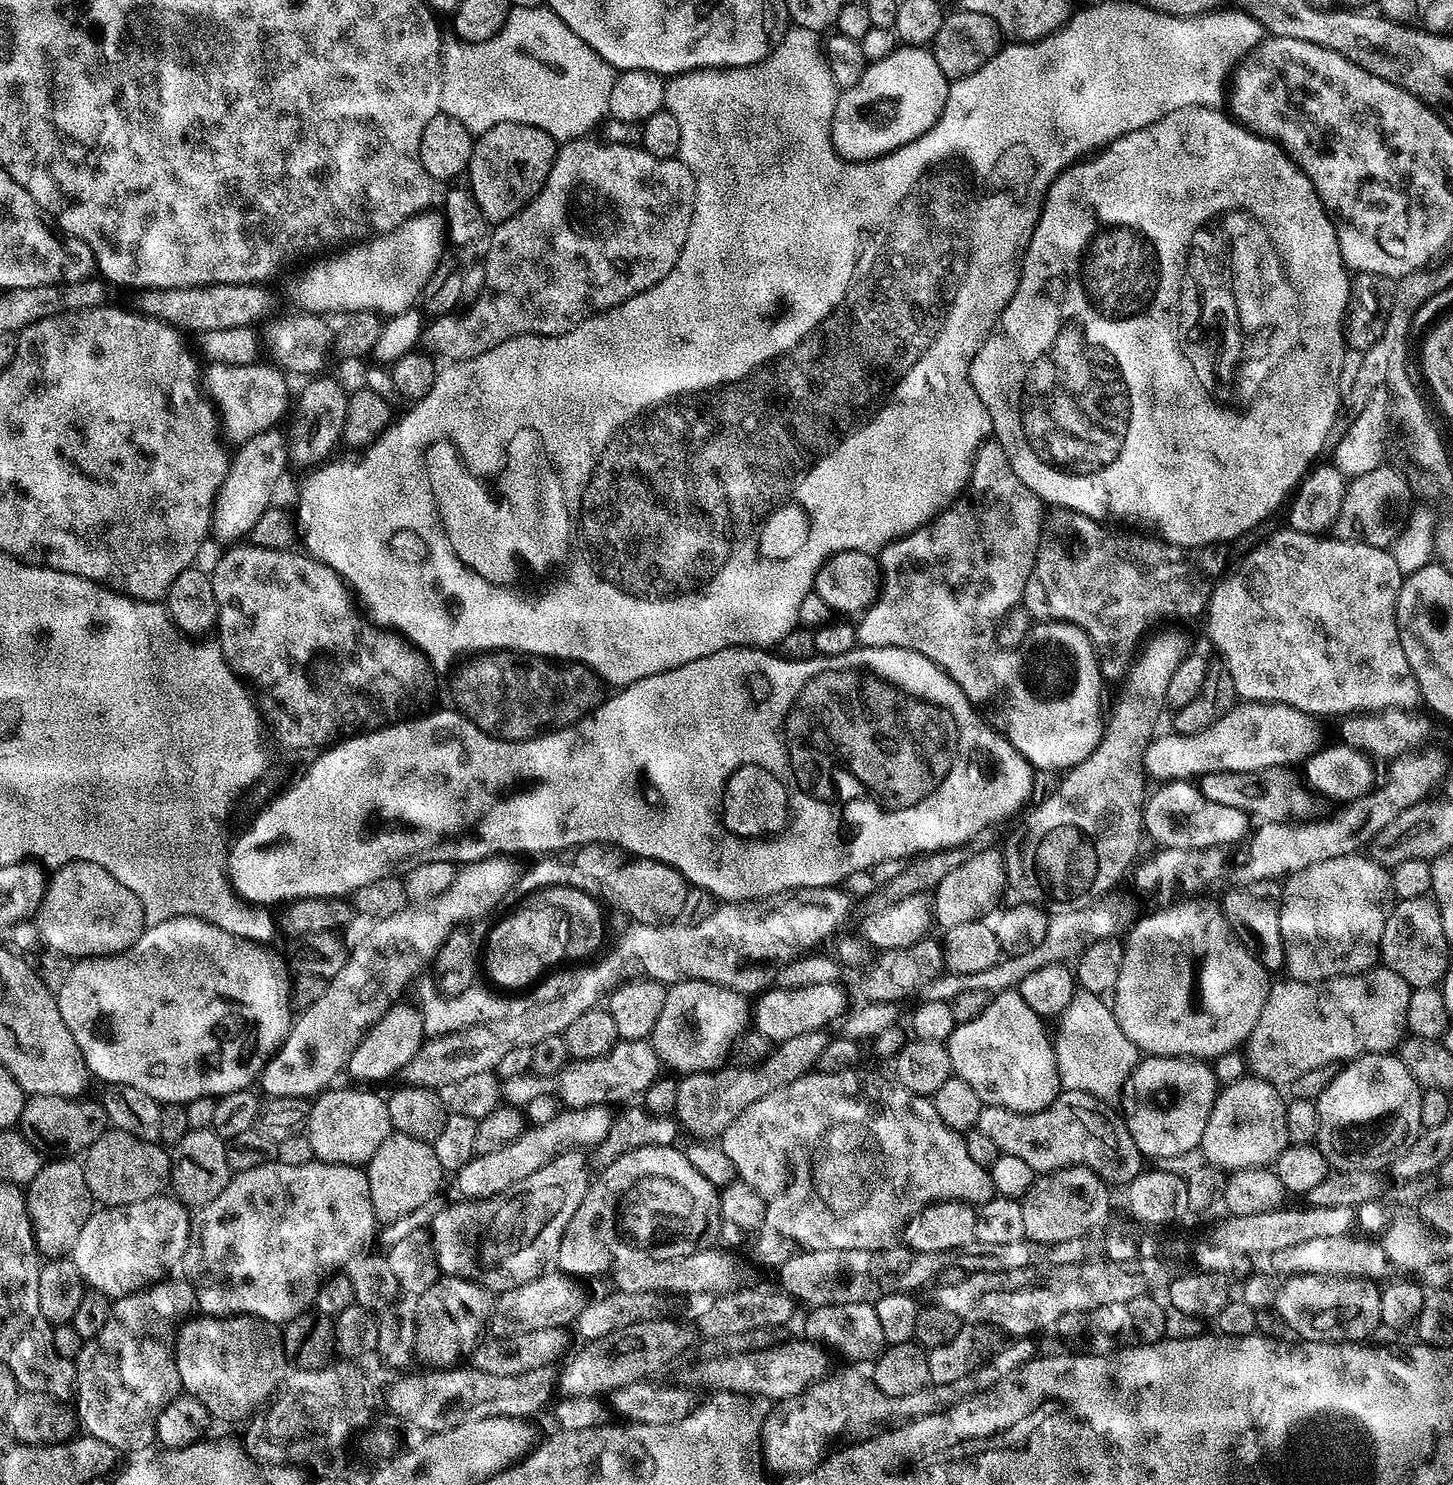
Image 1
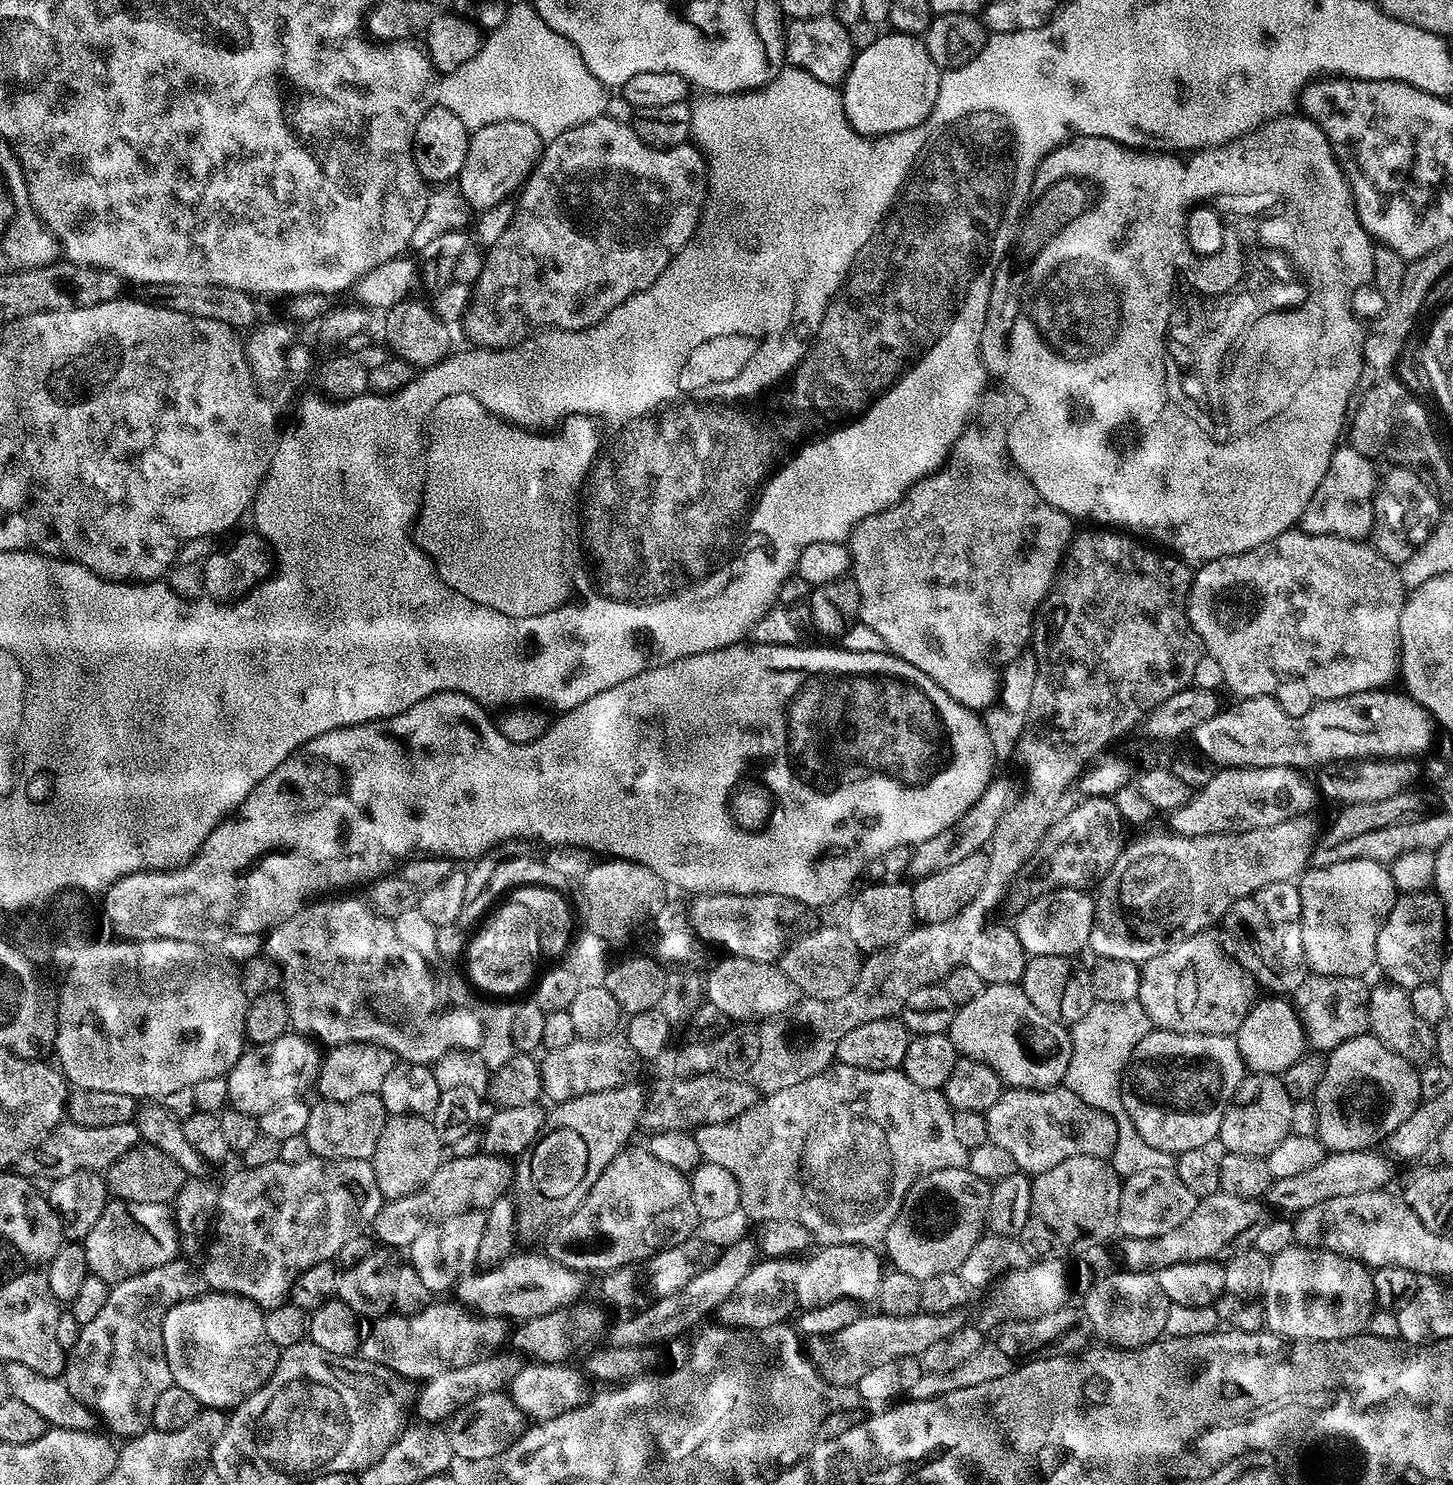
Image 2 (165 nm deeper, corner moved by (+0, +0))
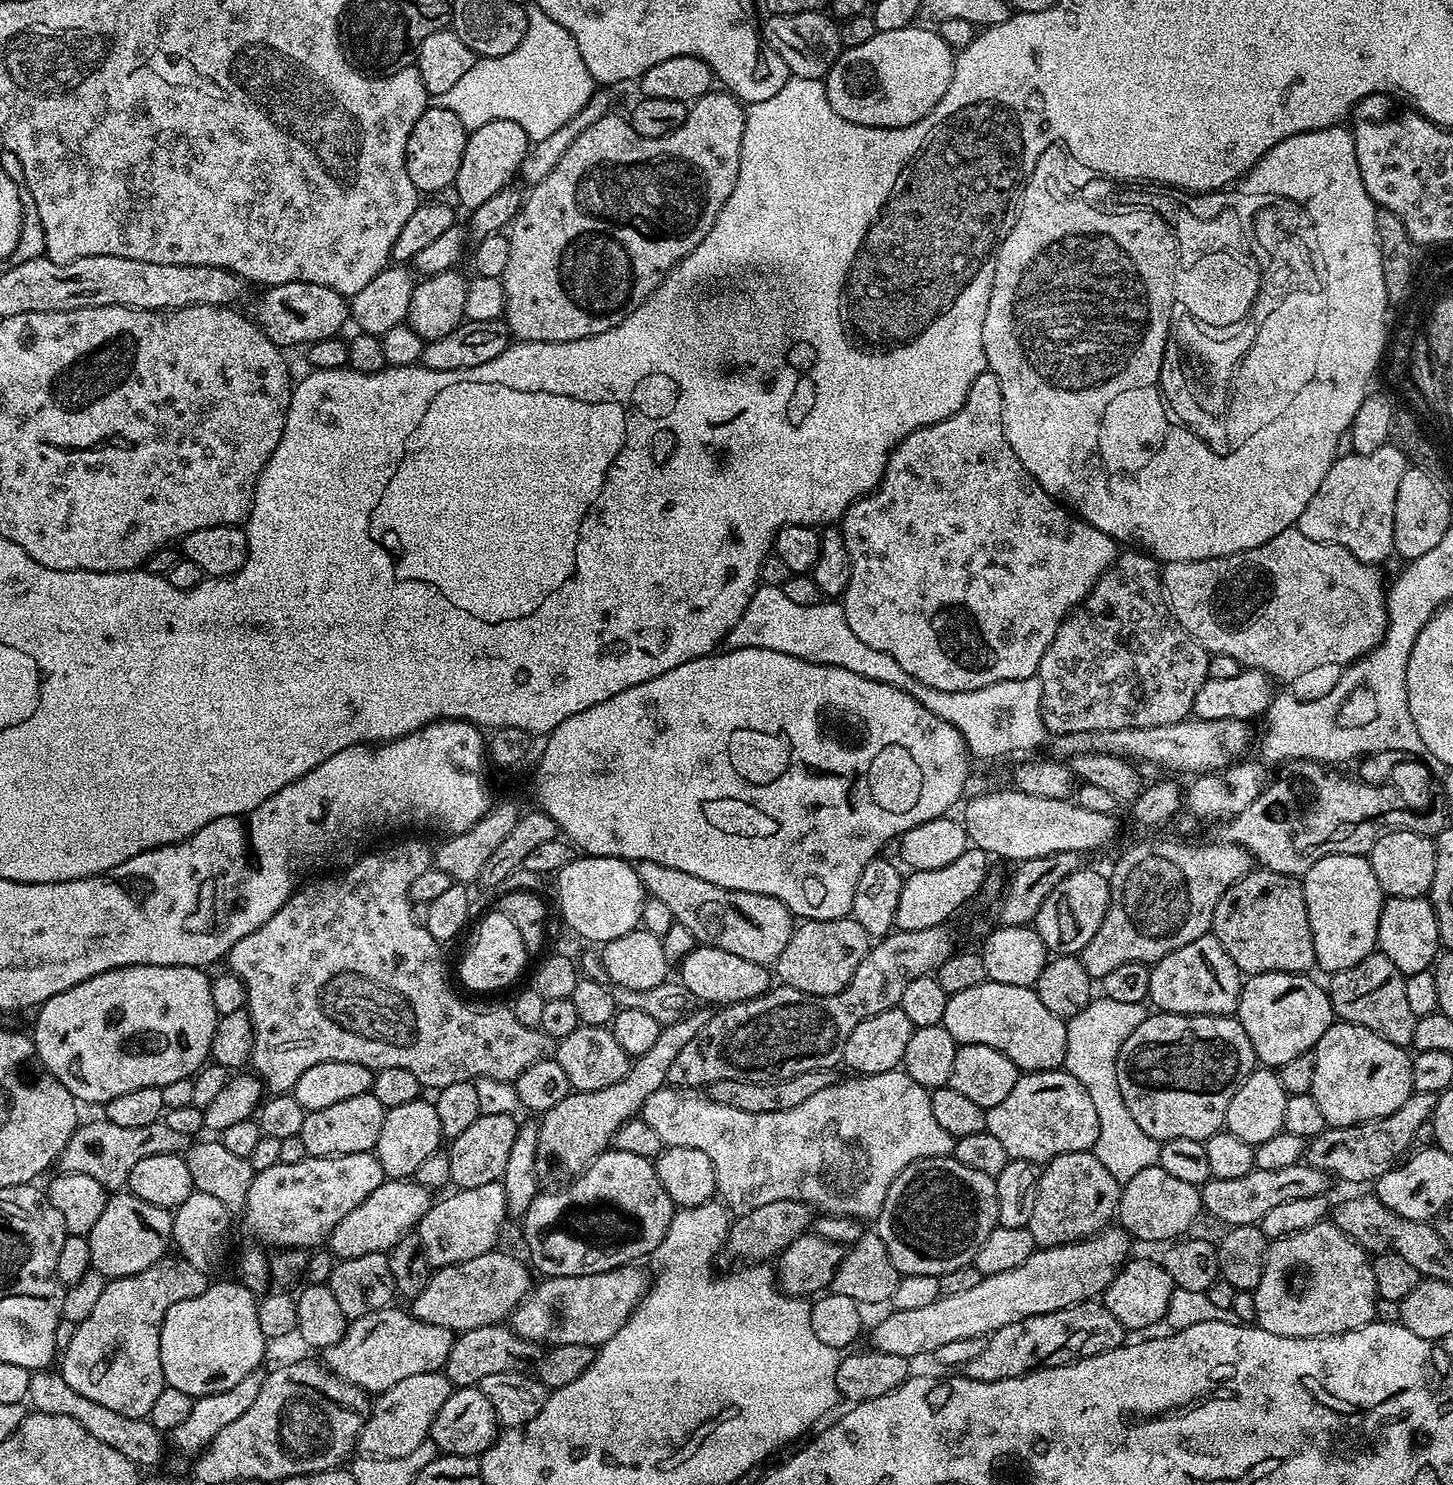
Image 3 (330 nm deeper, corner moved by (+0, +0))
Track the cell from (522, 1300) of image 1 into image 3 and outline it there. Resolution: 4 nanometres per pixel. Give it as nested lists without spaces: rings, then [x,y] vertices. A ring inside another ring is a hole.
[[[389,1306],[351,1321],[342,1338],[323,1349],[324,1367],[347,1384],[353,1384],[361,1393],[371,1394],[390,1390],[390,1386],[398,1386],[398,1382],[413,1374],[441,1371],[446,1358],[450,1358],[454,1333],[422,1322],[411,1311],[404,1309],[403,1312],[396,1307]]]

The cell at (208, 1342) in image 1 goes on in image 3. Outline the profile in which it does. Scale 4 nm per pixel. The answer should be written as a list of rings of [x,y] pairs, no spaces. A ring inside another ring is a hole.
[[[224,1280],[221,1284],[209,1283],[205,1292],[198,1298],[186,1298],[174,1306],[166,1314],[160,1331],[160,1357],[162,1358],[162,1374],[167,1387],[182,1390],[182,1394],[191,1396],[209,1396],[222,1390],[230,1390],[237,1382],[242,1382],[246,1374],[257,1371],[264,1360],[264,1344],[266,1337],[262,1334],[262,1326],[258,1326],[257,1293],[239,1282]]]

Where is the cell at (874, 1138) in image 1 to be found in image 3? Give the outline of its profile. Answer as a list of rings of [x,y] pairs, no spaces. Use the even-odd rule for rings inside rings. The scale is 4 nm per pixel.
[[[897,1070],[895,1072],[883,1072],[882,1074],[874,1074],[873,1076],[862,1076],[859,1074],[852,1074],[847,1077],[849,1080],[844,1078],[837,1079],[835,1084],[826,1086],[826,1090],[818,1090],[818,1094],[813,1094],[811,1098],[806,1102],[801,1102],[800,1105],[794,1106],[794,1110],[778,1110],[774,1114],[746,1114],[746,1110],[734,1110],[734,1106],[722,1106],[720,1102],[714,1102],[711,1095],[701,1094],[696,1090],[681,1090],[675,1086],[665,1086],[660,1088],[654,1094],[650,1094],[650,1098],[646,1098],[642,1109],[642,1118],[650,1125],[654,1131],[658,1133],[658,1138],[662,1138],[662,1142],[670,1148],[674,1146],[690,1146],[690,1150],[702,1150],[702,1154],[706,1154],[706,1158],[710,1158],[710,1162],[714,1162],[714,1174],[716,1175],[716,1190],[719,1199],[723,1201],[725,1205],[733,1213],[743,1214],[750,1210],[758,1210],[758,1206],[766,1206],[766,1202],[782,1202],[783,1200],[797,1200],[803,1204],[811,1204],[813,1209],[819,1210],[821,1213],[830,1216],[849,1216],[855,1220],[863,1220],[865,1222],[875,1221],[876,1217],[880,1215],[882,1210],[882,1202],[886,1202],[886,1194],[890,1194],[890,1186],[894,1182],[894,1178],[898,1178],[898,1174],[902,1174],[902,1170],[906,1170],[906,1166],[910,1166],[910,1162],[918,1162],[922,1158],[934,1158],[935,1156],[951,1156],[952,1146],[954,1138],[950,1134],[946,1134],[946,1130],[942,1130],[942,1125],[934,1119],[934,1109],[930,1106],[930,1098],[932,1097],[929,1089],[922,1087],[918,1082],[914,1082],[914,1078],[910,1078],[908,1073],[903,1070]]]

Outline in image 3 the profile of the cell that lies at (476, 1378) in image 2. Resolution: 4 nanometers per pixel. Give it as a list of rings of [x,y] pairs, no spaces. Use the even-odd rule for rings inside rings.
[[[443,1371],[413,1374],[410,1378],[390,1386],[390,1390],[375,1397],[376,1405],[372,1413],[367,1413],[363,1426],[360,1427],[358,1448],[365,1457],[378,1459],[402,1458],[403,1455],[417,1449],[418,1444],[429,1439],[432,1423],[442,1410],[442,1402],[450,1398],[454,1385],[448,1381]]]

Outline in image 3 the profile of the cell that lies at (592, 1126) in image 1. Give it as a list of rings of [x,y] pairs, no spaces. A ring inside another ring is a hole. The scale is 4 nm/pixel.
[[[385,1178],[378,1190],[370,1194],[370,1198],[358,1202],[358,1206],[354,1206],[354,1210],[350,1210],[350,1214],[338,1222],[326,1241],[327,1247],[337,1261],[362,1258],[362,1254],[371,1252],[387,1253],[388,1249],[393,1248],[403,1236],[409,1235],[419,1225],[430,1203],[428,1196],[429,1189],[417,1184],[415,1179]]]

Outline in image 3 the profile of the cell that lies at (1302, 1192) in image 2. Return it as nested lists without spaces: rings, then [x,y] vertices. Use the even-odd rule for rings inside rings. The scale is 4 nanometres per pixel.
[[[1301,1162],[1282,1170],[1254,1170],[1242,1178],[1207,1180],[1200,1188],[1200,1203],[1205,1213],[1209,1212],[1221,1220],[1224,1226],[1259,1224],[1274,1206],[1290,1203],[1294,1199],[1325,1195],[1328,1192],[1328,1183],[1328,1173]]]

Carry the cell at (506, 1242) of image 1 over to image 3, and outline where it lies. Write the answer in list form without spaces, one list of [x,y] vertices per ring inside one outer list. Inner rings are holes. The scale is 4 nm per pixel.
[[[700,1006],[686,1013],[680,1021],[663,1025],[658,1034],[658,1042],[646,1050],[646,1054],[635,1057],[628,1069],[628,1076],[606,1090],[593,1092],[569,1092],[558,1106],[543,1113],[539,1121],[538,1150],[536,1151],[536,1179],[544,1186],[563,1186],[580,1175],[601,1152],[611,1145],[616,1131],[626,1121],[633,1119],[643,1109],[646,1098],[668,1084],[670,1062],[678,1058],[678,1050],[686,1047],[686,1042],[710,1022],[713,1009]]]

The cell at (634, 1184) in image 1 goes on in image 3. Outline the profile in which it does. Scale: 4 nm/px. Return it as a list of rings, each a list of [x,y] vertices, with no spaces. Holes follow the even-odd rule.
[[[605,1150],[571,1182],[555,1190],[541,1191],[534,1202],[530,1202],[530,1210],[526,1210],[522,1218],[524,1244],[528,1247],[527,1259],[544,1278],[598,1274],[621,1268],[624,1264],[640,1262],[643,1256],[651,1257],[655,1253],[662,1238],[666,1238],[673,1215],[672,1199],[670,1194],[666,1194],[662,1182],[658,1182],[656,1165],[652,1160],[638,1158],[638,1154]]]

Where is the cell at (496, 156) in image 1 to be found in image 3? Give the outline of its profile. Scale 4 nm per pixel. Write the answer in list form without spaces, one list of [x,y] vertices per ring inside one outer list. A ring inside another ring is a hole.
[[[495,120],[486,122],[486,126],[478,126],[468,132],[468,141],[462,154],[462,166],[458,166],[454,193],[460,199],[465,210],[482,206],[498,190],[509,187],[512,179],[517,179],[522,162],[530,150],[530,141],[526,130],[518,126],[518,122]]]

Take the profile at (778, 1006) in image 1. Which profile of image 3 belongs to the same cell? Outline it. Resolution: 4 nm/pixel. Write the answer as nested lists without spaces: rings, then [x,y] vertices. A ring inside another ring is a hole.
[[[697,946],[680,961],[678,980],[696,996],[697,1001],[708,1006],[727,1006],[743,1000],[753,1000],[769,991],[774,984],[774,976],[765,965],[750,962],[750,958],[738,958],[730,950],[715,946]]]

